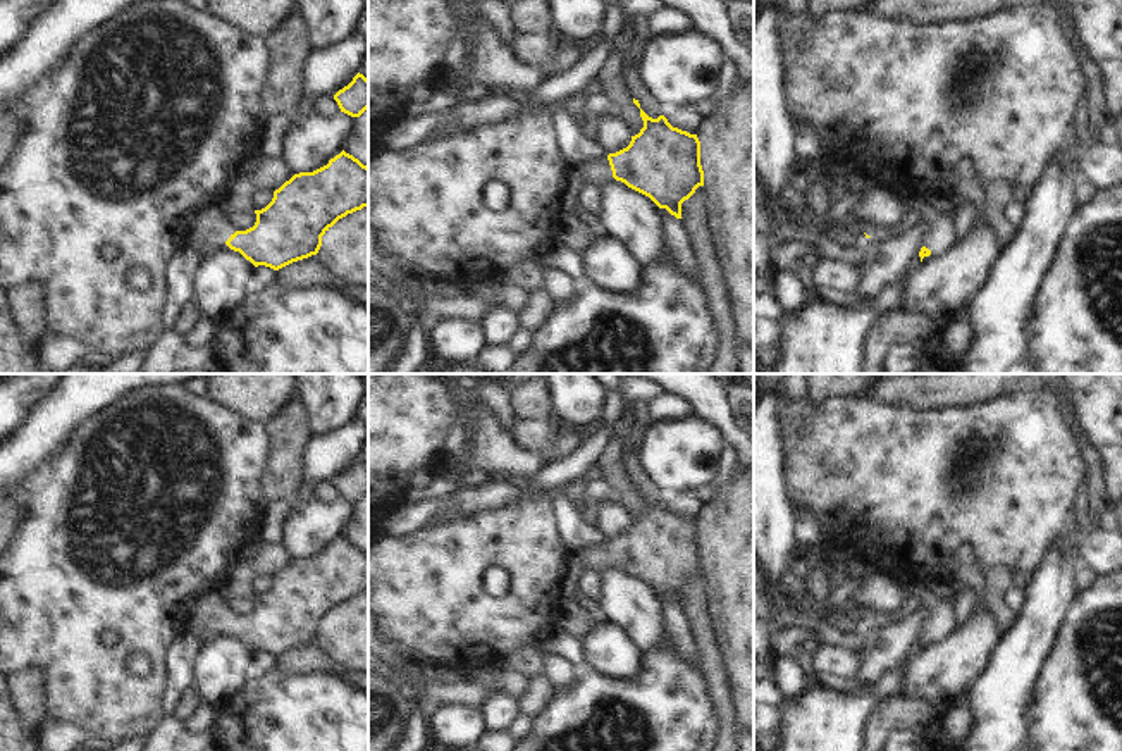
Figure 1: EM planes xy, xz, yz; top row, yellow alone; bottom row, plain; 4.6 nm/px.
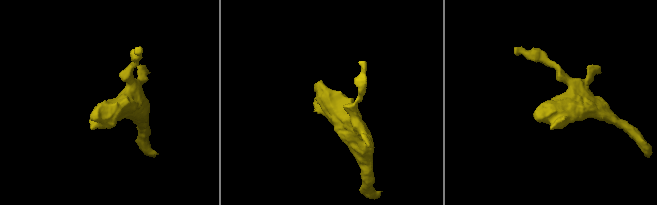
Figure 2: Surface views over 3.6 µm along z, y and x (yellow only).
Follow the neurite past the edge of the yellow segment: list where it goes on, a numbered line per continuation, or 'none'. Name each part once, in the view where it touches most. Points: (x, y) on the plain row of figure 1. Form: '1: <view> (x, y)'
1: xz (596, 557)

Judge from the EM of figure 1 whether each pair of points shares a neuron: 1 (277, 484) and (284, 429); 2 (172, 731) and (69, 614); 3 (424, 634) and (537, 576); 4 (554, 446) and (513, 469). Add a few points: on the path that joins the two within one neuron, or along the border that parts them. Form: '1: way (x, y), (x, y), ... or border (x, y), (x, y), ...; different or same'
1: way (284, 471), (284, 443); same
2: border (164, 715), (152, 732); different
3: way (453, 626), (489, 626), (510, 605); same
4: border (508, 433), (520, 445), (542, 450), (551, 459); different

